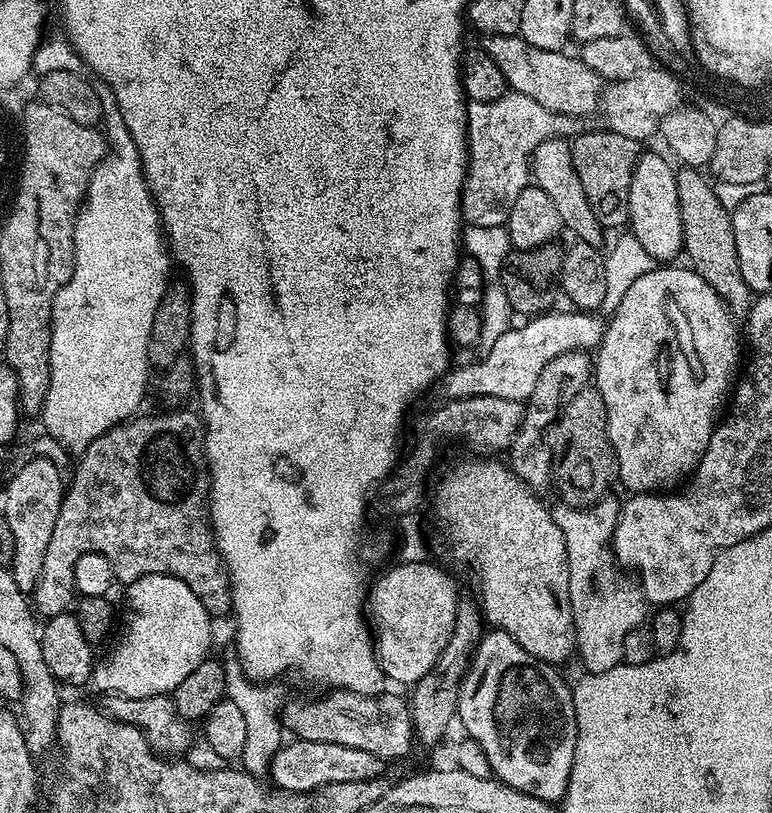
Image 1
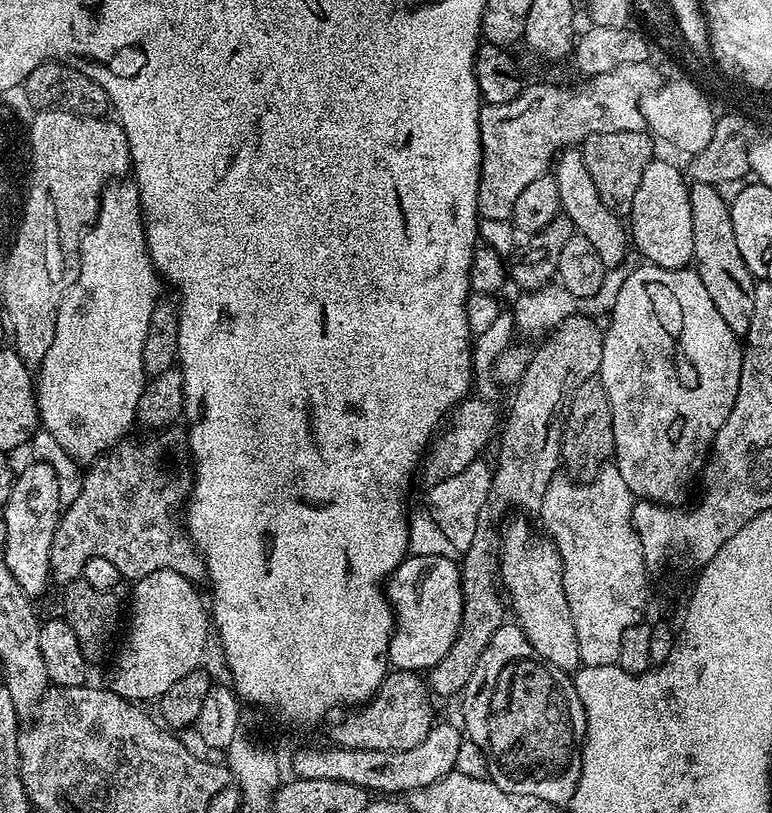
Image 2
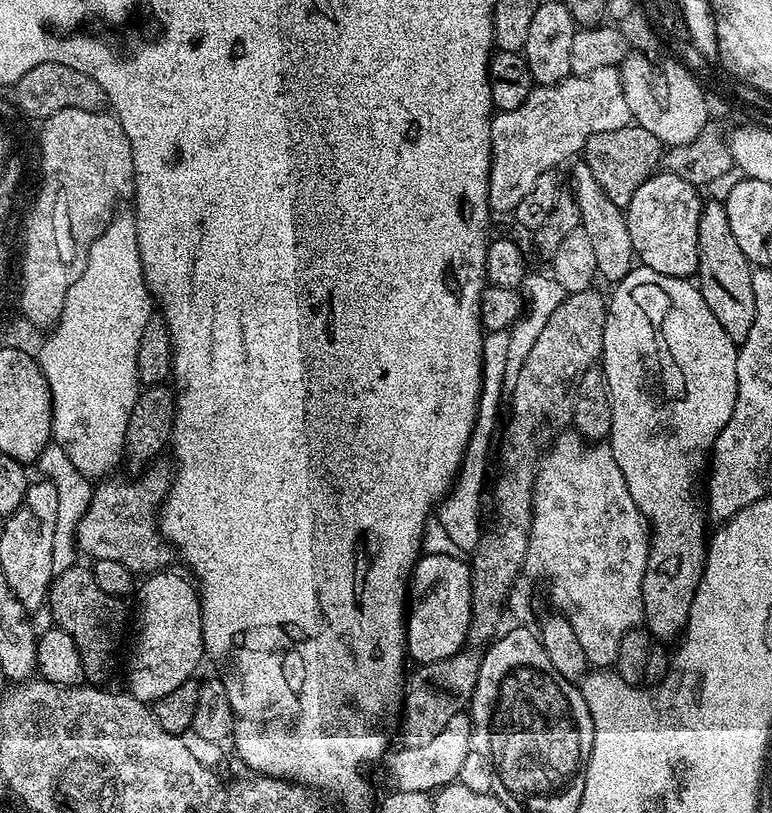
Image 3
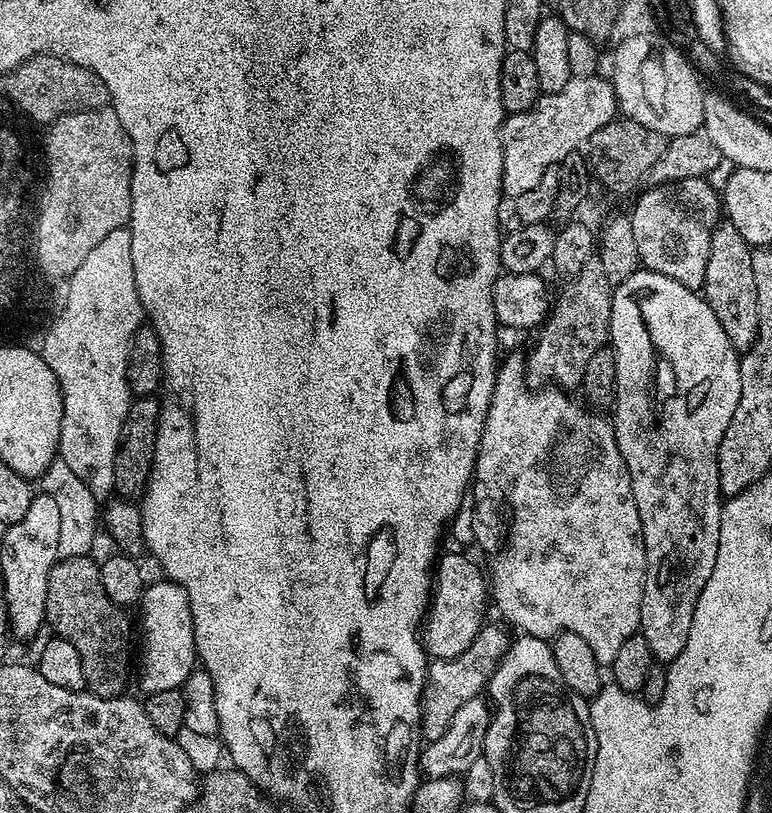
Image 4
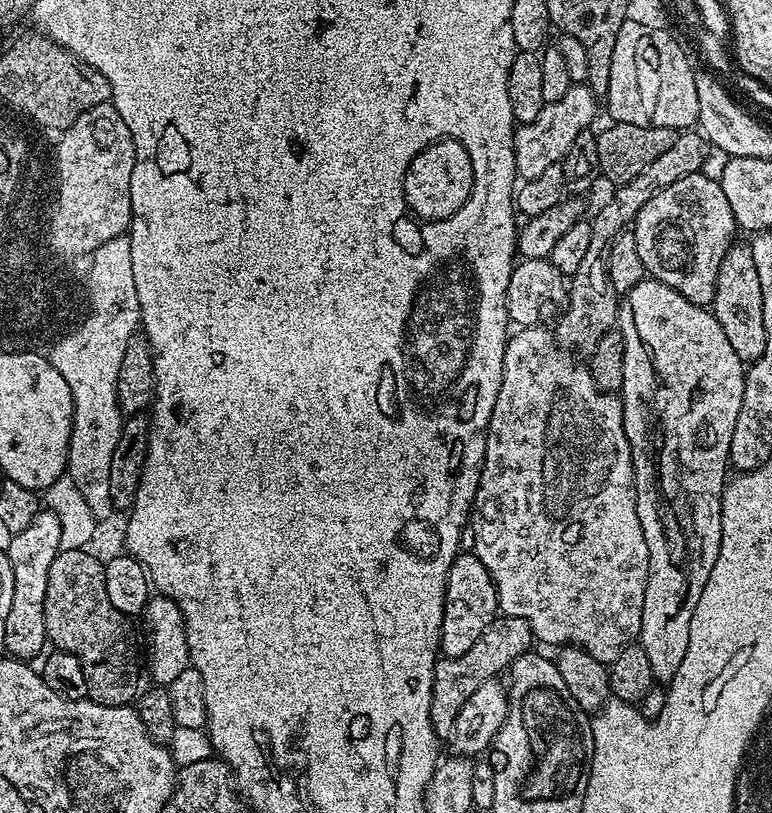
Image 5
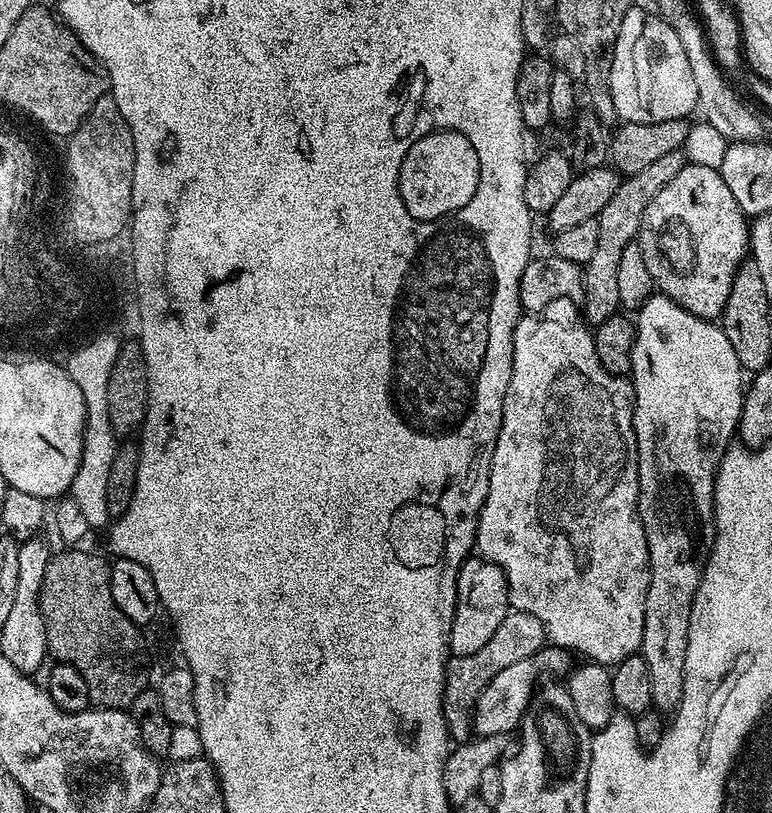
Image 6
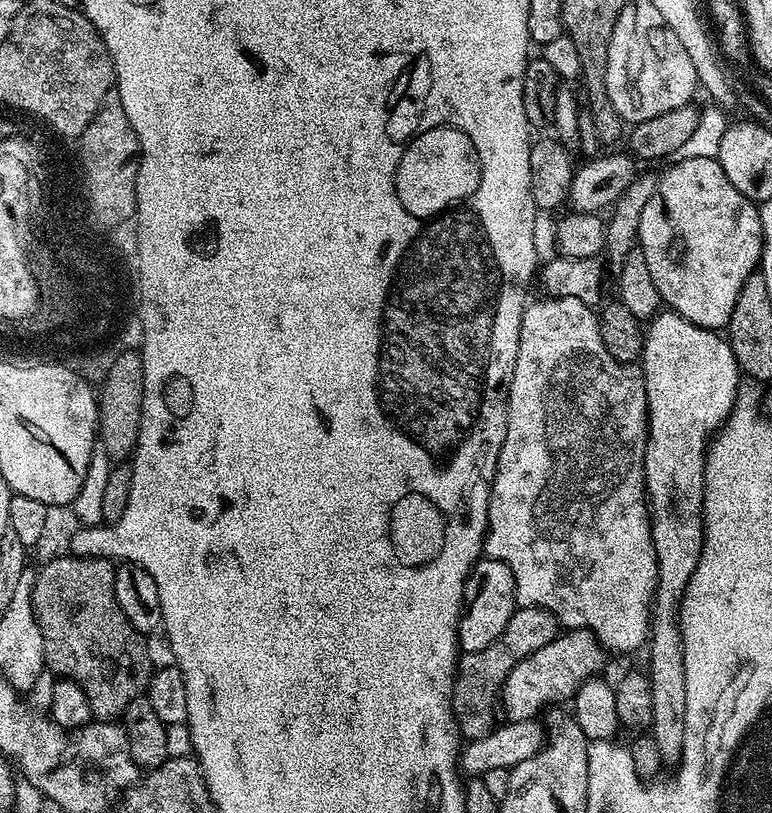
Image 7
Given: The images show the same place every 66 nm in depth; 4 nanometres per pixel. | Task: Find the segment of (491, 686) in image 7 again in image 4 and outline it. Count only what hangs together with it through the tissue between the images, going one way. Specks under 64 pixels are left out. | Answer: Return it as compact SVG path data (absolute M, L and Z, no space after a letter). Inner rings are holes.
M485 623L474 642L470 642L470 646L466 646L466 650L458 654L458 658L432 660L429 663L424 696L420 700L420 731L425 741L442 738L442 734L450 730L450 722L454 722L454 714L458 714L463 704L487 689L488 680L510 647L509 629L503 623L500 624Z

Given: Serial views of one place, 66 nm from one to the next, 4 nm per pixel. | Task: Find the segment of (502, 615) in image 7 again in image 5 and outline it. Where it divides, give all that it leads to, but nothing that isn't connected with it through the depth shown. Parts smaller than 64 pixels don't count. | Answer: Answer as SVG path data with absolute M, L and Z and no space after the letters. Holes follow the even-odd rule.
M461 551L455 558L448 571L446 582L446 602L444 603L444 617L440 631L440 650L445 657L461 656L482 638L482 634L494 622L500 612L500 603L494 582L482 566L475 551Z

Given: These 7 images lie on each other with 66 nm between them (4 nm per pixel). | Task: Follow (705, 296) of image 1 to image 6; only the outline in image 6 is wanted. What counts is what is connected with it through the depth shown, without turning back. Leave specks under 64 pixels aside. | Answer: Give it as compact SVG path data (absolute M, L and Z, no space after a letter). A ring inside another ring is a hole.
M666 295L649 296L641 308L635 309L634 323L636 337L630 379L634 390L632 425L636 435L640 483L640 497L636 504L640 508L640 521L648 543L650 577L639 655L646 662L646 670L650 670L652 707L660 713L672 714L682 698L690 610L716 537L716 471L740 427L746 376L723 327L719 323L690 314L690 310L678 306L678 302Z

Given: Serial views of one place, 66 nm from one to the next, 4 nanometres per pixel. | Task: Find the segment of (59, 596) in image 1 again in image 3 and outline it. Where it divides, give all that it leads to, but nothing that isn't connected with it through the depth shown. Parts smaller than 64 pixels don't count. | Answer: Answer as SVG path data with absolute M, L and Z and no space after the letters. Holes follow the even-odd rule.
M161 462L145 467L137 480L105 479L92 489L90 504L77 524L76 546L93 561L122 562L134 574L151 574L169 567L174 549L160 532L160 506L172 485L173 469Z

